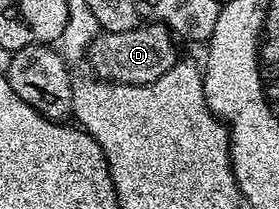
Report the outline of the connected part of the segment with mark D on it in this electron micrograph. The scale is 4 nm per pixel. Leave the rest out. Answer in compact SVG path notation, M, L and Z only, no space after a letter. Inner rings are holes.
M155 20L138 25L126 32L101 33L94 42L94 47L96 46L95 77L106 82L150 84L176 65L178 55L176 55L175 41L177 42L177 39L172 31Z

